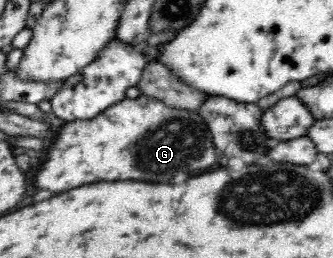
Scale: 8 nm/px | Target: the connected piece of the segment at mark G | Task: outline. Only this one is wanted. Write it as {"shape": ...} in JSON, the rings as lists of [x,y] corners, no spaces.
{"shape":[[[139,95],[135,99],[127,97],[91,120],[66,122],[52,142],[53,144],[44,151],[44,154],[47,154],[47,160],[35,172],[33,186],[39,190],[63,192],[63,190],[79,188],[83,184],[105,182],[105,180],[107,182],[145,180],[145,182],[169,184],[171,178],[174,178],[174,183],[180,184],[187,179],[186,174],[189,176],[197,174],[199,170],[213,166],[217,160],[212,134],[198,111],[173,108],[167,106],[162,100],[147,95]]]}

